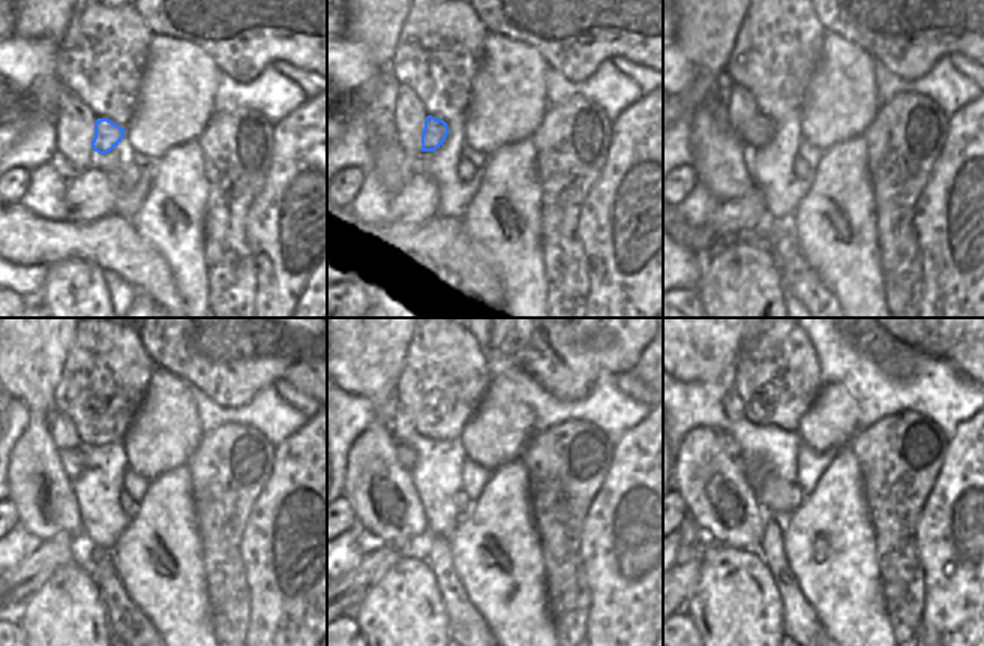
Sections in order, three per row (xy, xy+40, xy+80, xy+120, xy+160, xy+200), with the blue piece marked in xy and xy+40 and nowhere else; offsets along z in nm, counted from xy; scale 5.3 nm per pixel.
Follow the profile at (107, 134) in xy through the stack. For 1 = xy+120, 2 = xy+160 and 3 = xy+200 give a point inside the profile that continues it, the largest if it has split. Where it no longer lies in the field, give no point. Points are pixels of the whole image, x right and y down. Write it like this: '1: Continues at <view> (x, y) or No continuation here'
1: Continues at xy+120 (72, 459)
2: Continues at xy+160 (405, 456)
3: Continues at xy+200 (728, 445).

